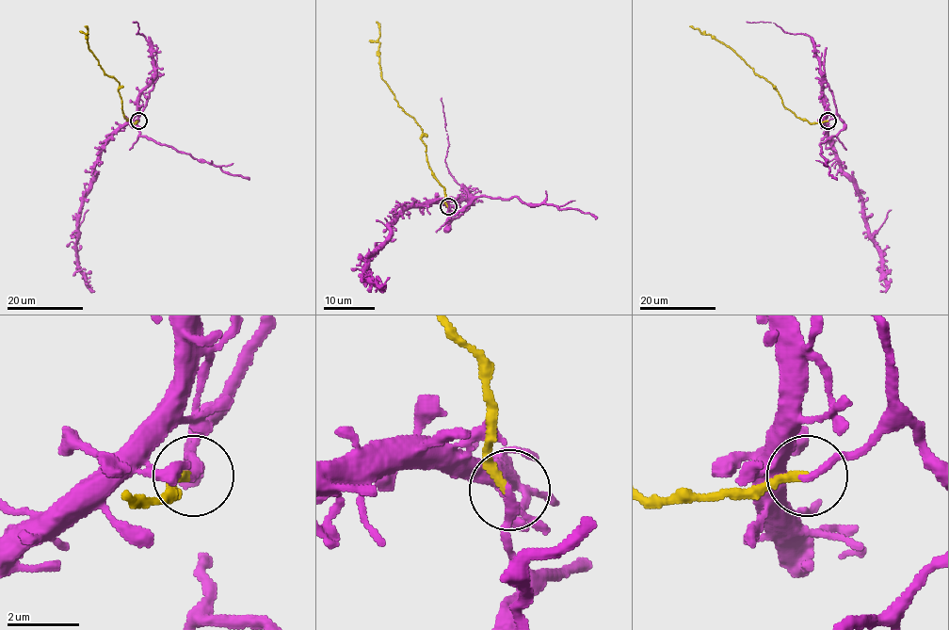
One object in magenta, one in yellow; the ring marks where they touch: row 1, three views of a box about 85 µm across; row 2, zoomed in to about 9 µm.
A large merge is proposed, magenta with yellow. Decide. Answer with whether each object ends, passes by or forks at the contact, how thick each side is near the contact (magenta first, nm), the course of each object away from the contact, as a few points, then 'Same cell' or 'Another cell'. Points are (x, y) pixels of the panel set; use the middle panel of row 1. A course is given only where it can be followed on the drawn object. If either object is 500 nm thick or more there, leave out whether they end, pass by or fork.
At the ring magenta ends. At the ring yellow ends. Thickness 240 nm (magenta) against 240 nm. Course of magenta: (448, 206), (456, 218), (469, 203), (410, 206), (390, 225), (365, 271), (378, 285), (390, 278). Course of yellow: (447, 206), (444, 188), (429, 165), (422, 129), (398, 105), (394, 93), (380, 74), (379, 24), (376, 21). Another cell

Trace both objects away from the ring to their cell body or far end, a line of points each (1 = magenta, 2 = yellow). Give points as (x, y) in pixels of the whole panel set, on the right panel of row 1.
1: (827, 121), (834, 116), (836, 106), (825, 82), (827, 138), (861, 201), (886, 286), (880, 291)
2: (827, 121), (810, 123), (796, 117), (783, 105), (770, 82), (729, 47), (689, 26)

